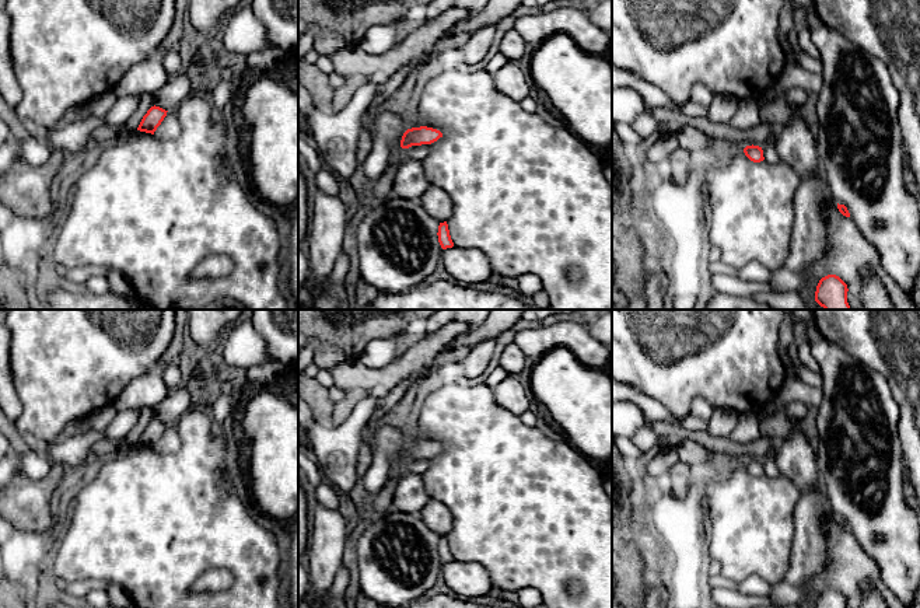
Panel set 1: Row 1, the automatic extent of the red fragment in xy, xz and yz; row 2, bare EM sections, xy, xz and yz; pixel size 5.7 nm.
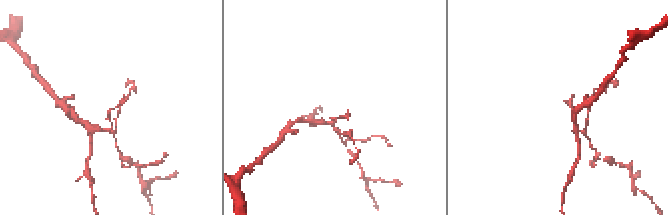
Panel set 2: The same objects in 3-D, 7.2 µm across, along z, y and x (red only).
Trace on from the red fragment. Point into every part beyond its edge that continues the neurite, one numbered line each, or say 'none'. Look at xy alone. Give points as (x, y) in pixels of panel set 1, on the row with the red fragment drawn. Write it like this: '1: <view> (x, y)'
none

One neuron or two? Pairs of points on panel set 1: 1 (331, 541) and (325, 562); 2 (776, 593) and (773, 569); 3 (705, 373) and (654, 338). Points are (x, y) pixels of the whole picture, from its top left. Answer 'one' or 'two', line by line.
1: one
2: two
3: one

